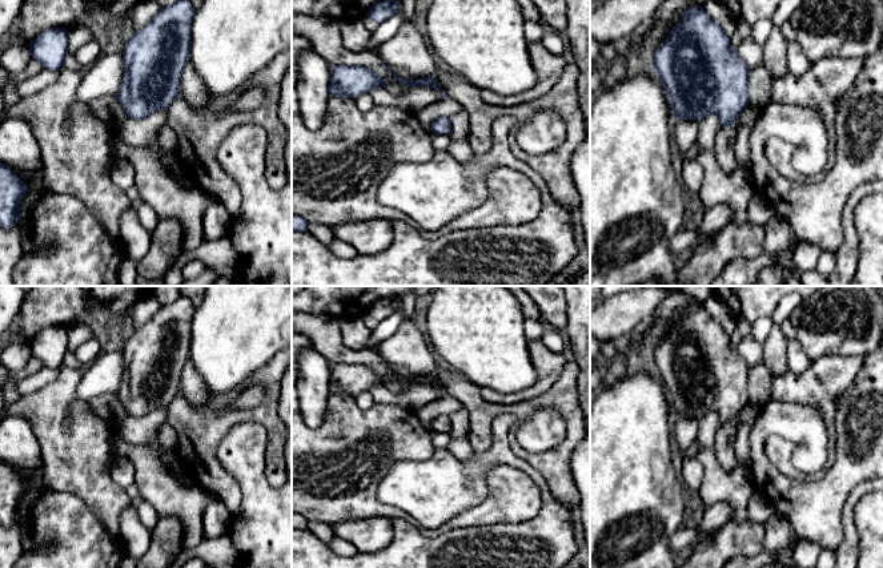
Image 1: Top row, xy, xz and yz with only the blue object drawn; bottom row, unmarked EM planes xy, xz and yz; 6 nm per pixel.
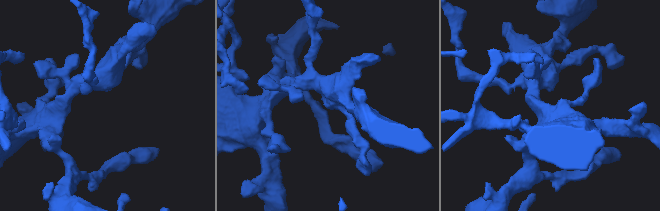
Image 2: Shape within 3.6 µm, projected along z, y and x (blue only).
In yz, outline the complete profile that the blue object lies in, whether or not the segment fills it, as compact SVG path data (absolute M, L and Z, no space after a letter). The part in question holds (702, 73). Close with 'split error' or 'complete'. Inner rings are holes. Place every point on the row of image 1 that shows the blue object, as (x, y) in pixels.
M703 7L687 8L682 13L682 21L669 31L666 40L657 48L651 69L662 80L675 120L701 122L709 114L719 118L719 130L711 148L721 169L733 173L738 168L734 149L736 118L750 102L750 71L731 47L730 36Z; split error

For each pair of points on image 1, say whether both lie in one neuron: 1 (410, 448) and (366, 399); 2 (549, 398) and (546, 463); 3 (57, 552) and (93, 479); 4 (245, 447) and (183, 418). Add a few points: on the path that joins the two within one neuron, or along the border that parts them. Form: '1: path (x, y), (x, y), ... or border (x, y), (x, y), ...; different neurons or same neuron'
1: border (353, 397), (362, 409), (369, 409), (374, 403); different neurons
2: path (568, 411), (572, 415), (572, 440), (565, 447); same neuron
3: border (53, 490), (75, 494), (103, 526); different neurons
4: border (251, 422), (236, 423), (221, 439), (223, 467); different neurons

